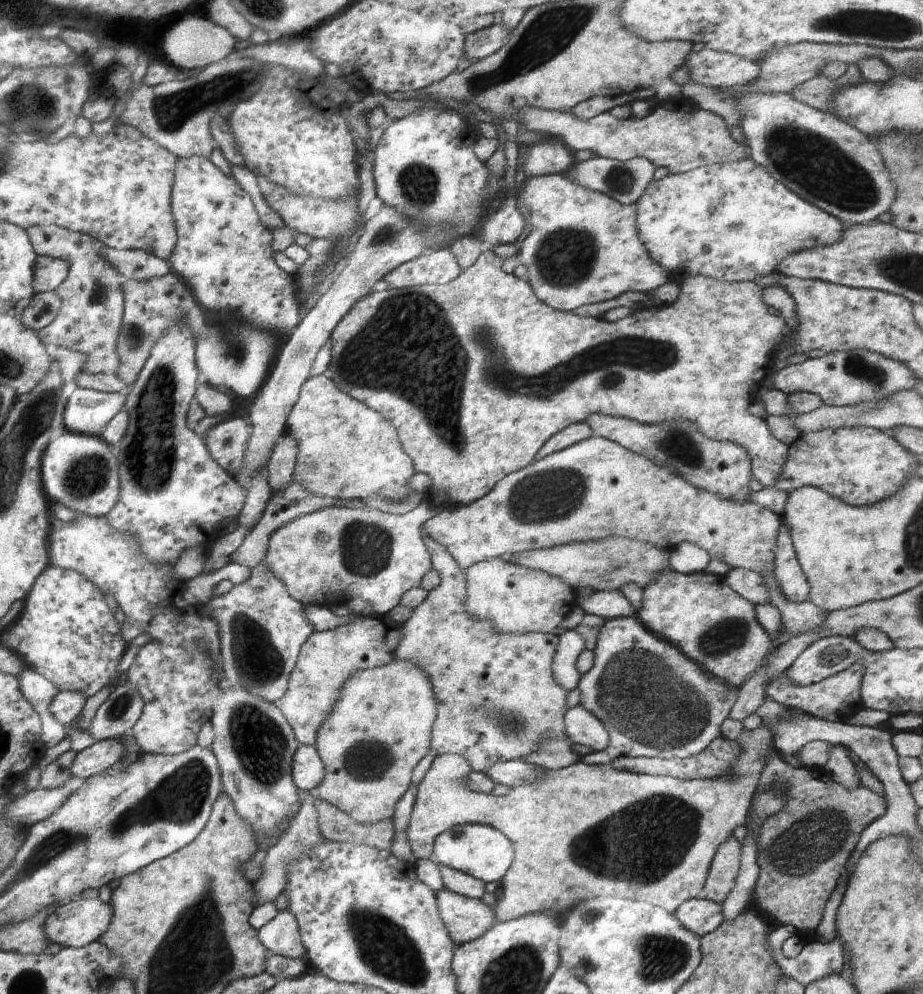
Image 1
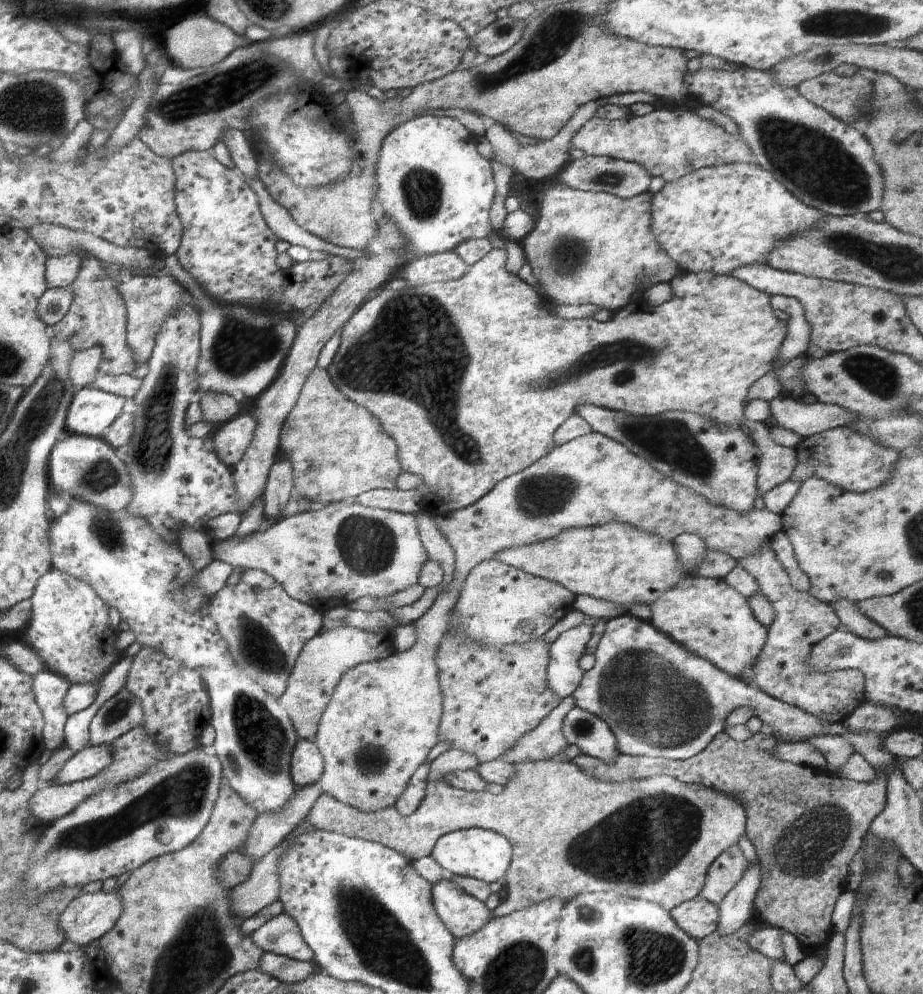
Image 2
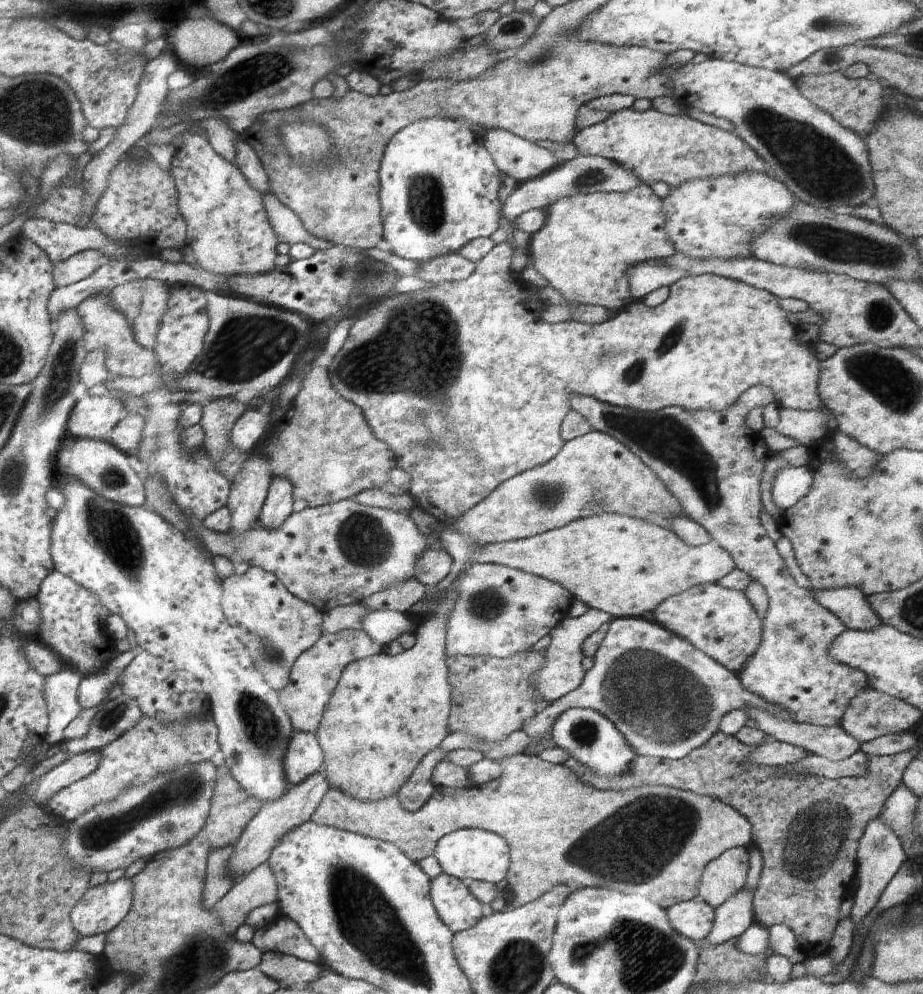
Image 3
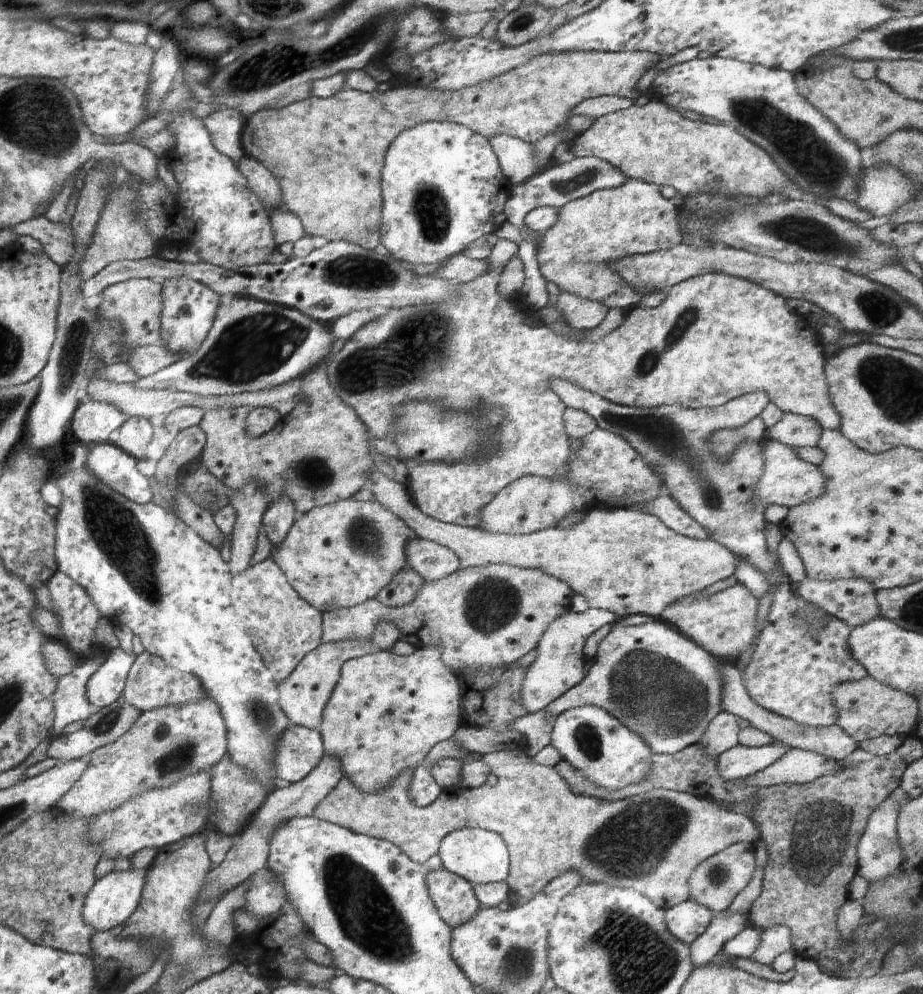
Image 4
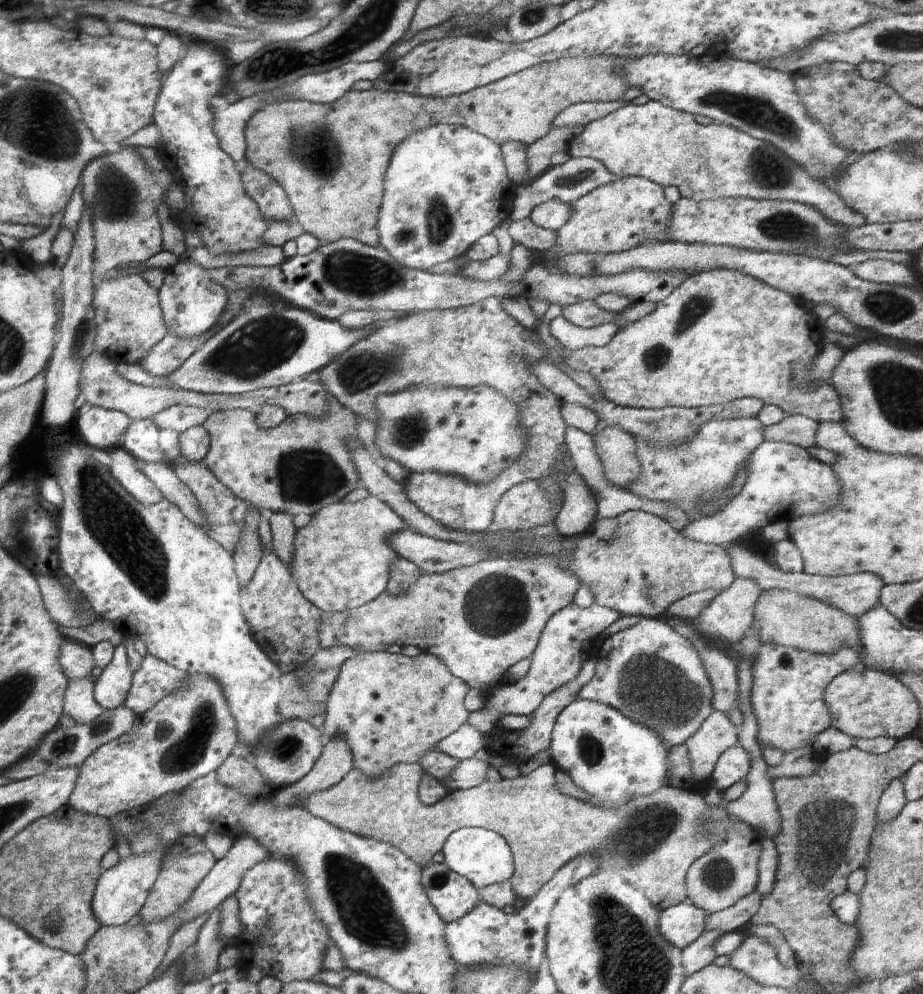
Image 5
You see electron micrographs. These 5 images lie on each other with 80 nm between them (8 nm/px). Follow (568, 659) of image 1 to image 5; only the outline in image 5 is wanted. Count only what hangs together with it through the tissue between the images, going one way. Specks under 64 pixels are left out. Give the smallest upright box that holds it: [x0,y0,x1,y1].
[470,603,621,733]

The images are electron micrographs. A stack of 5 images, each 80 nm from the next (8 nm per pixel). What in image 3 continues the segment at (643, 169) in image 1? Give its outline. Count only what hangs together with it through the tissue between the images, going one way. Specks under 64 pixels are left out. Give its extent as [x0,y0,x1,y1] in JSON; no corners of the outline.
[502,155,644,228]

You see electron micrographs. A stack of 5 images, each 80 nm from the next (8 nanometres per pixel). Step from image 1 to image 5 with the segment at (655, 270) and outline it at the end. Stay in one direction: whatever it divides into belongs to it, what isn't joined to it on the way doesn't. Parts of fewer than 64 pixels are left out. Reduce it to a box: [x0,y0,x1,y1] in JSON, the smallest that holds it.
[544,177,673,274]

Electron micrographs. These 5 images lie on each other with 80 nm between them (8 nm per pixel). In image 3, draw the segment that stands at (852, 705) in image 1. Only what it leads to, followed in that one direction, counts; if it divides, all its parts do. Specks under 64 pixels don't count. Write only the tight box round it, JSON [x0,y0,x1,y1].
[569,385,869,727]

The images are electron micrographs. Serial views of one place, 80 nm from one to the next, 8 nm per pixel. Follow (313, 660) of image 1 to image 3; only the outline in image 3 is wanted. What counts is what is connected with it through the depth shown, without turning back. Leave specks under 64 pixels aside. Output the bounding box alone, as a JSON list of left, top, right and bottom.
[280,629,388,734]

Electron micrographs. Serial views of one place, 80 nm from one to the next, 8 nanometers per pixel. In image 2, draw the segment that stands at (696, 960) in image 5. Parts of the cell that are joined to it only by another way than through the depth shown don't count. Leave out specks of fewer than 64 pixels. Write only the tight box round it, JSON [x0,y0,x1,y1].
[718,863,761,935]

